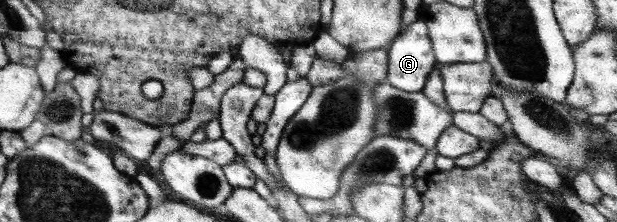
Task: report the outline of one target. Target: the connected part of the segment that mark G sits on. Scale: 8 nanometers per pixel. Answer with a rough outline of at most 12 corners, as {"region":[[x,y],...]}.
{"region":[[420,17],[388,49],[386,81],[422,92],[437,66]]}

